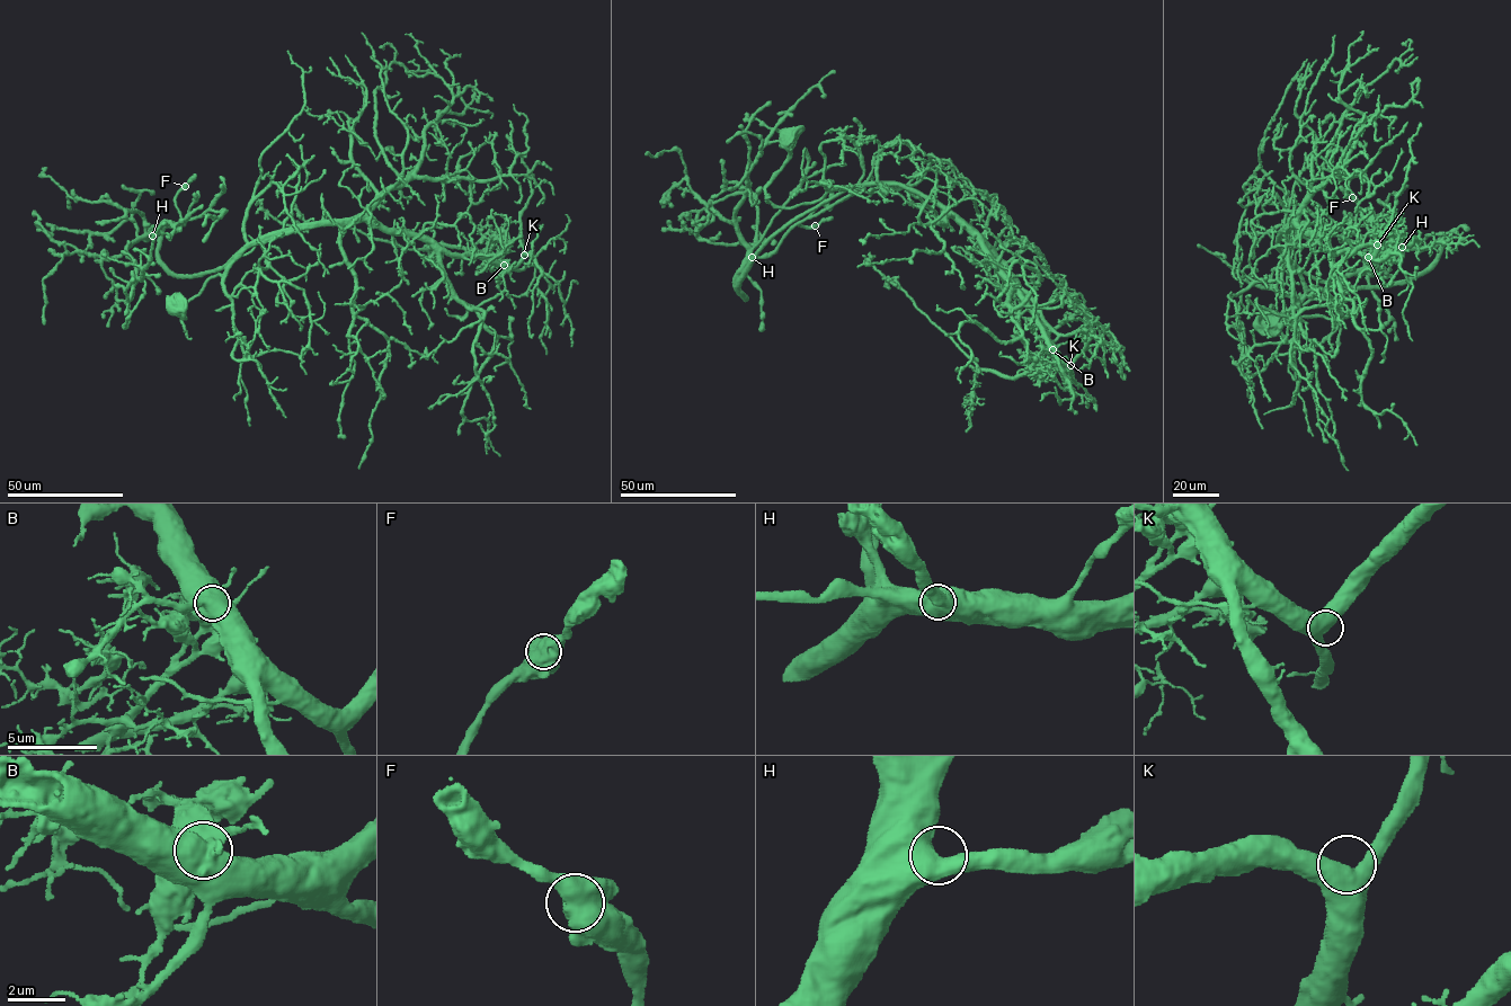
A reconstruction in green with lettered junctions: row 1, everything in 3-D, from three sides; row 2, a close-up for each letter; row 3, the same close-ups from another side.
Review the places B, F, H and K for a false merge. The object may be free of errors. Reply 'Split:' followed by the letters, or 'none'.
Split: B

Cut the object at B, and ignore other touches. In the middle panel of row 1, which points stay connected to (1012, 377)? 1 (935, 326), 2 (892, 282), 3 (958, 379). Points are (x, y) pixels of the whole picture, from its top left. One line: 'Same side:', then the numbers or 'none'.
Same side: 1, 2

